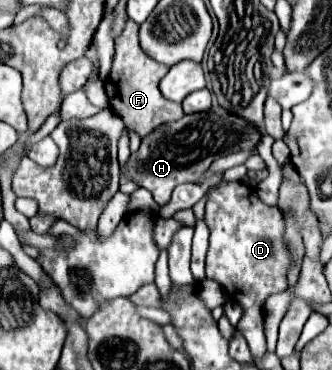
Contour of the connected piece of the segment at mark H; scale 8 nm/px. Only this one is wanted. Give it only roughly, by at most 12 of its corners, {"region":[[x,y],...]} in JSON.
{"region":[[214,103],[154,129],[126,175],[164,205],[264,127]]}

